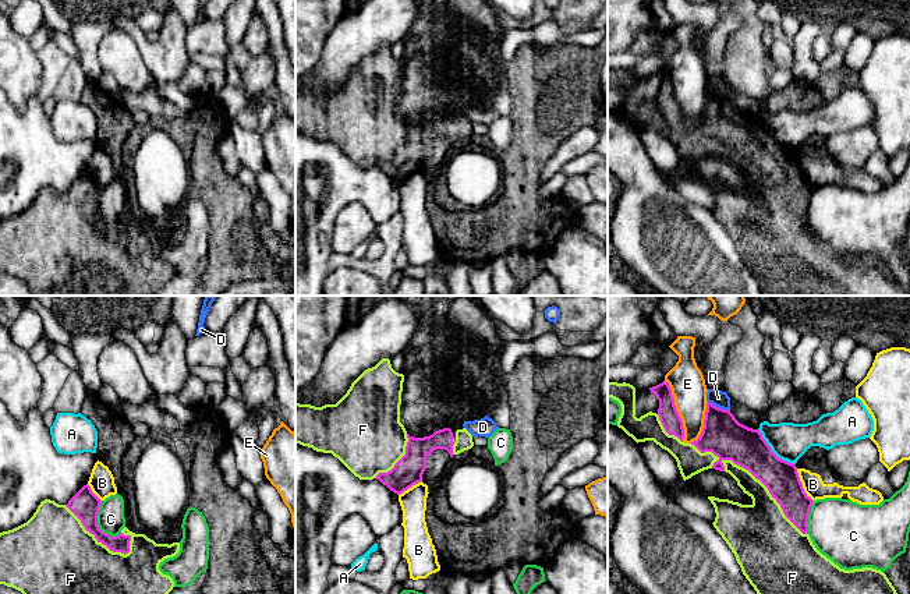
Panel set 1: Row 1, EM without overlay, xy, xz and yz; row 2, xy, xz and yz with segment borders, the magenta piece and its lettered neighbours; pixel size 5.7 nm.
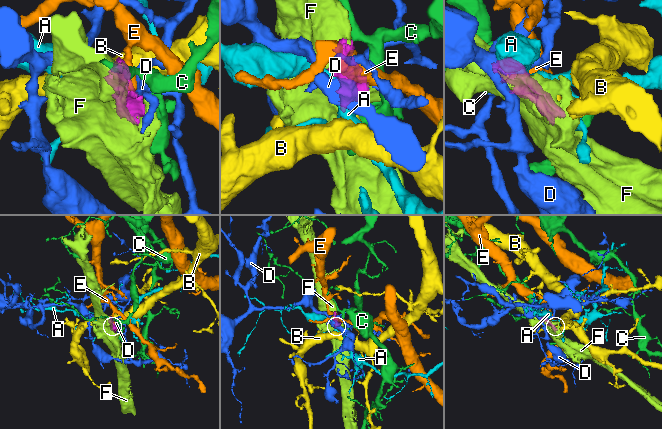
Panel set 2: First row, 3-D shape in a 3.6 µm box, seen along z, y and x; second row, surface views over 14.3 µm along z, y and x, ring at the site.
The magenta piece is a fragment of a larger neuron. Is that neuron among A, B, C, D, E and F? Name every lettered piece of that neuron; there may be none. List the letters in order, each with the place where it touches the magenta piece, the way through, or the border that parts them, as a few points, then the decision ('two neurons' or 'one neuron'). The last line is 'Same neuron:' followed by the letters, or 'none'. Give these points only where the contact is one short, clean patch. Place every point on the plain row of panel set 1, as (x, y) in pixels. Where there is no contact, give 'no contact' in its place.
A: yz (771, 138) | two neurons
B: yz (801, 173) | along yz (796, 156), (803, 179), (813, 188) | two neurons
C: xy (96, 209) | two neurons
D: yz (718, 95) | two neurons
E: yz (676, 98) | two neurons
F: yz (753, 162) | one neuron
Same neuron: F

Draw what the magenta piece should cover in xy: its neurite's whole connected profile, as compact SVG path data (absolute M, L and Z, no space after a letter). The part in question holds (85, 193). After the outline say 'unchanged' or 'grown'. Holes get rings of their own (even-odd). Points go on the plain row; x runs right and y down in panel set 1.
M86 172L67 192L45 187L26 211L0 220L0 272L21 279L33 296L153 296L174 275L173 266L163 262L159 252L178 241L180 230L156 231L127 215L111 224L98 213L100 191Z; grown

